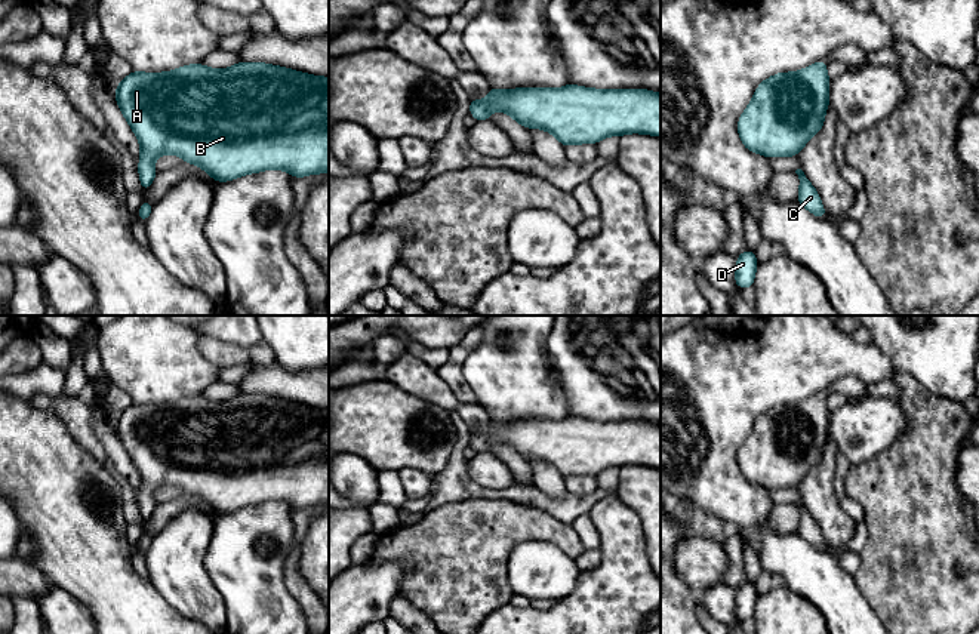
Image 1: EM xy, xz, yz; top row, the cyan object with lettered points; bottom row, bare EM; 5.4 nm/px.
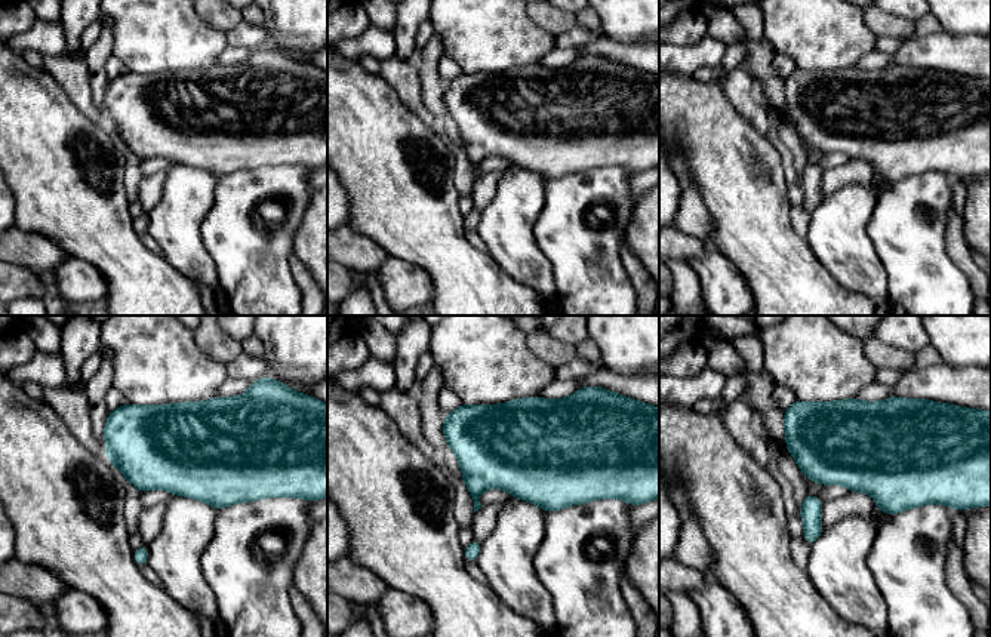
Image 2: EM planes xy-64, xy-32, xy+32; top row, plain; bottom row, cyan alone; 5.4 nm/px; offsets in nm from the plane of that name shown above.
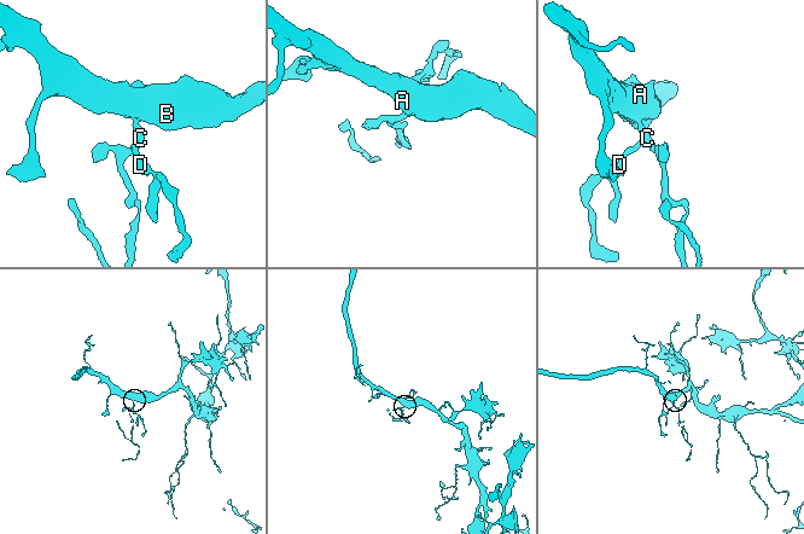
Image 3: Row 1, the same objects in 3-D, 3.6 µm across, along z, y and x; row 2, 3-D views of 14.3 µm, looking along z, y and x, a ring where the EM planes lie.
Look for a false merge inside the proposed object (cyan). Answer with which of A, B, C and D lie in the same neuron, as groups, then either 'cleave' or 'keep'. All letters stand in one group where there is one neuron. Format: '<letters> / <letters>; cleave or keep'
A B C D; keep

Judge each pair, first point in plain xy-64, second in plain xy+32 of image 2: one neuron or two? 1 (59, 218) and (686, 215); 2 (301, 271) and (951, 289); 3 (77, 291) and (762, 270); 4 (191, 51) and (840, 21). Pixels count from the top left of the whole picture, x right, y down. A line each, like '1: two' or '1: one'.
1: two
2: two
3: two
4: one

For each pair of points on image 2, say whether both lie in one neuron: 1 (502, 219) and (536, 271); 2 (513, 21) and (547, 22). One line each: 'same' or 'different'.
1: same
2: different

